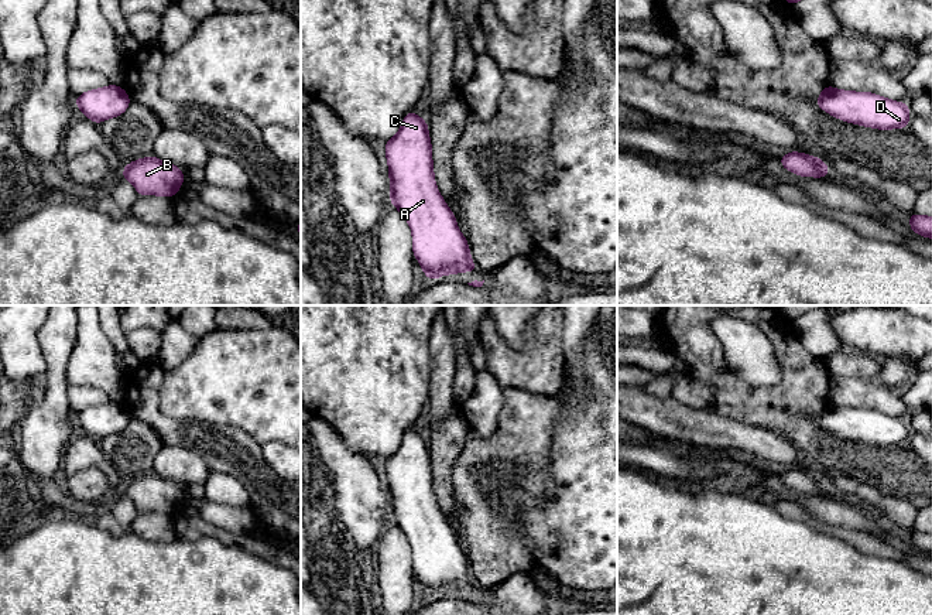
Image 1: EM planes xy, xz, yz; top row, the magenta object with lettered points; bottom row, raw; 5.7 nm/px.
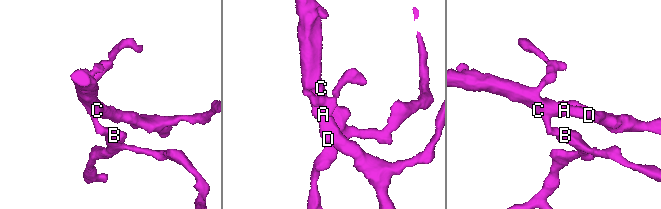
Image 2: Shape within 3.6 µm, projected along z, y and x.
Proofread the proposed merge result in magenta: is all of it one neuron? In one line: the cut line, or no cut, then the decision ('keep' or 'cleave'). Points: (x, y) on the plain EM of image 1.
no cut; keep

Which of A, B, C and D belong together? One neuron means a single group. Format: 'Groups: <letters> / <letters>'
Groups: A B C D

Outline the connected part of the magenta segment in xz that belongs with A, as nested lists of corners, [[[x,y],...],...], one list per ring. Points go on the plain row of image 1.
[[[410,427],[400,448],[386,458],[386,474],[390,486],[390,517],[412,547],[412,571],[426,597],[479,588],[455,530],[436,505],[426,437]]]

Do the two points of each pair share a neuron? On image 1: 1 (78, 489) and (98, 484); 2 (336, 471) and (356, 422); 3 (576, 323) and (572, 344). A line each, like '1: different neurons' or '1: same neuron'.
1: same neuron
2: different neurons
3: same neuron

